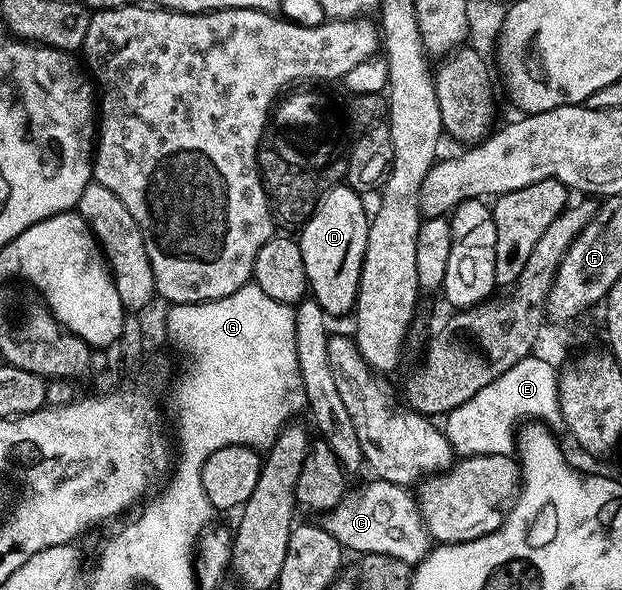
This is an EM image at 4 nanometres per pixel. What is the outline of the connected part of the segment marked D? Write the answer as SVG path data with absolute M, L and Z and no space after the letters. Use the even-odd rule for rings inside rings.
M333 184L328 189L325 195L322 193L316 199L313 215L300 227L299 241L303 252L303 264L307 268L308 293L325 309L326 315L334 316L333 314L345 314L348 310L350 313L357 305L359 276L363 268L371 218L367 210L365 214L365 206L361 203L362 195L358 191L352 190L347 184Z

